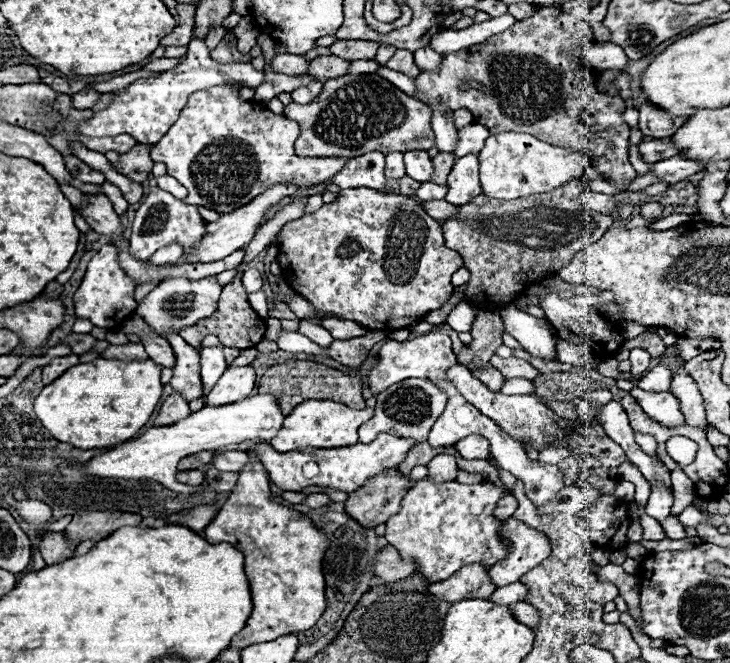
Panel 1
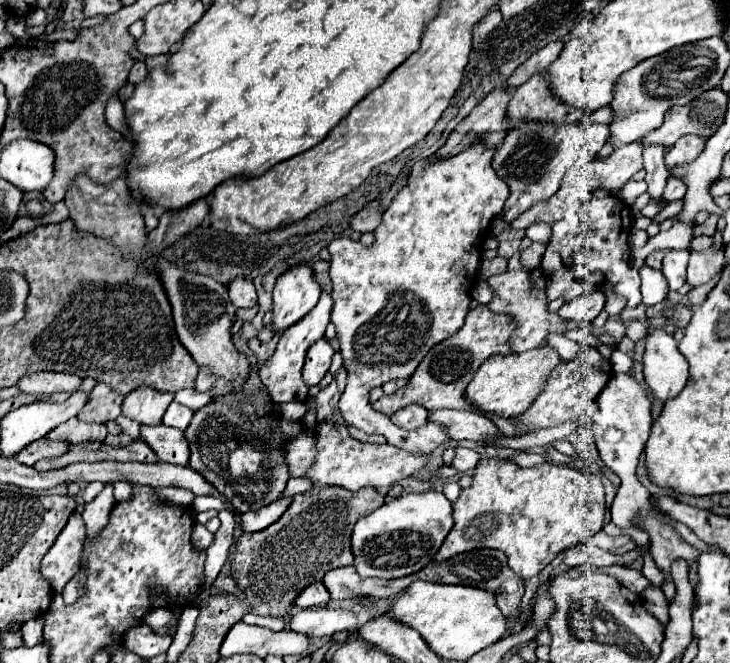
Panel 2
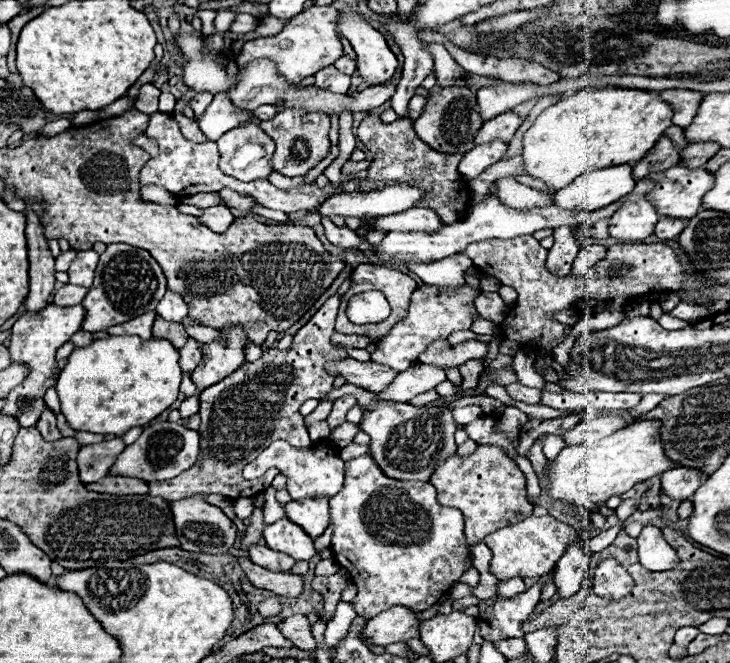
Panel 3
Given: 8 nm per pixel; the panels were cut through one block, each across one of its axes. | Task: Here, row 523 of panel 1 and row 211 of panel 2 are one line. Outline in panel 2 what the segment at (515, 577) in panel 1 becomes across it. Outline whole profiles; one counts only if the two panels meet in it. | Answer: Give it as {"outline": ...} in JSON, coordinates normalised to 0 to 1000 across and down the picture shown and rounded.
{"outline":[[[712,184],[690,208],[679,226],[674,253],[699,281],[699,296],[690,311],[690,332],[701,335],[715,317],[726,314],[742,299],[753,299],[781,247],[789,241],[814,241],[836,205],[833,187],[764,187],[764,184]]]}

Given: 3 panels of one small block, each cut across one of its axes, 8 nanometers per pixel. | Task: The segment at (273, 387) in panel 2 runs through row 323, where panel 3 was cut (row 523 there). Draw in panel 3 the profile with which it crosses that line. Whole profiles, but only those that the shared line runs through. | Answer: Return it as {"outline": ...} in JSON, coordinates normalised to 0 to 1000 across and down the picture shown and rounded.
{"outline":[[[416,751],[416,754],[400,754],[389,763],[392,778],[397,778],[400,787],[414,793],[425,811],[436,811],[449,787],[452,787],[452,763],[449,751]]]}

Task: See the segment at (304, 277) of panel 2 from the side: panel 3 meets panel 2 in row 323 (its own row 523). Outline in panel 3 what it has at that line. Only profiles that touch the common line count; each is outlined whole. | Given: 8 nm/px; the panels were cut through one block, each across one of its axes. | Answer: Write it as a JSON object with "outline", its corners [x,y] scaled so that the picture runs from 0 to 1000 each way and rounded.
{"outline":[[[392,778],[362,796],[362,814],[367,827],[397,836],[403,845],[425,845],[433,836],[427,811]]]}

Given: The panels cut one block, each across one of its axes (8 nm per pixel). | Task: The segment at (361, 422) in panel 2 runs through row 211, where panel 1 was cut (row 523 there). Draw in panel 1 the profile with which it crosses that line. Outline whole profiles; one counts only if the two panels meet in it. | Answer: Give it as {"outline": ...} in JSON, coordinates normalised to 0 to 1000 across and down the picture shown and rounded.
{"outline":[[[573,724],[551,754],[551,766],[529,787],[529,814],[548,830],[551,842],[567,842],[573,866],[586,878],[611,875],[633,851],[677,854],[696,836],[696,821],[685,808],[688,787],[677,778],[679,760],[699,739],[674,727],[630,730],[625,724],[603,727]]]}

